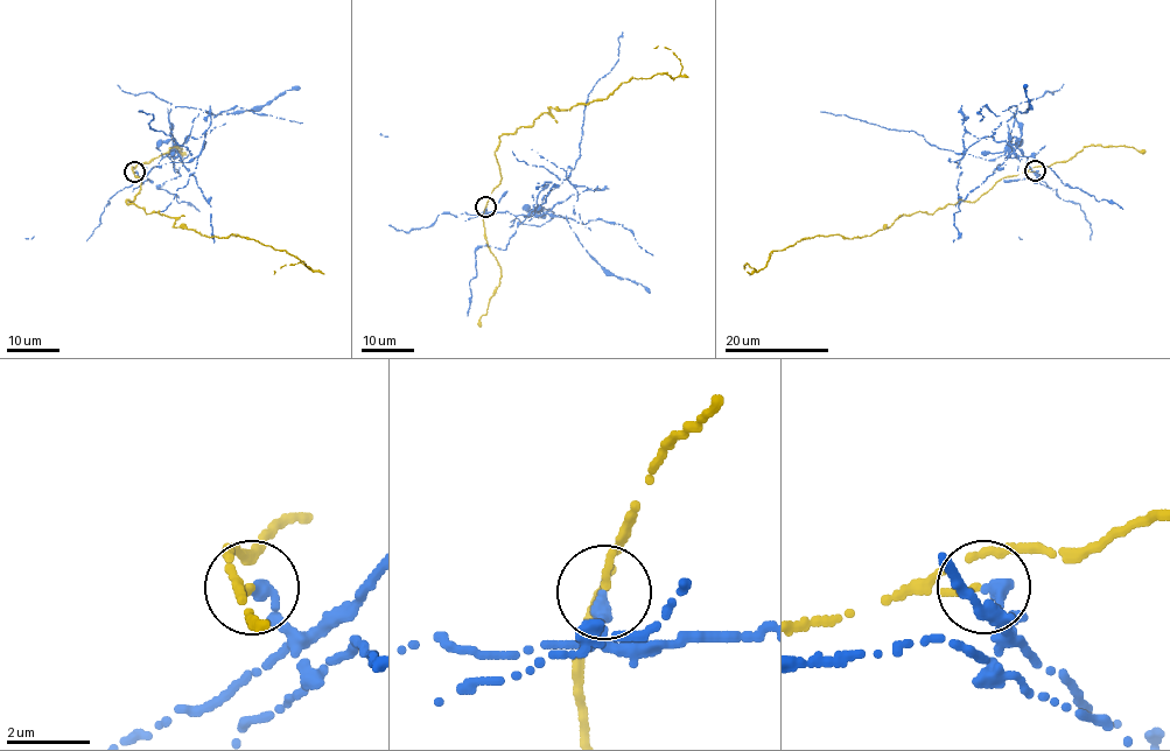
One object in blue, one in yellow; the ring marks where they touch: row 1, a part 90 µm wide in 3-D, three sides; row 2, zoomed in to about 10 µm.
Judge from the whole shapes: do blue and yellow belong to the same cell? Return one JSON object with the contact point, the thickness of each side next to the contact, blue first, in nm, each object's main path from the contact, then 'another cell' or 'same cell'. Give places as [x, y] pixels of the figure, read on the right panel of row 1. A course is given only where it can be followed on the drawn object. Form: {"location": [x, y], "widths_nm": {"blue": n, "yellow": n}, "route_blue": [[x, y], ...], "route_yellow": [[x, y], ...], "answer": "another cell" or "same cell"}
{"location": [1035, 170], "widths_nm": {"blue": 320, "yellow": 150}, "route_blue": [[1035, 170], [1037, 177], [1015, 146], [992, 137], [965, 132], [961, 158], [929, 144], [912, 131], [820, 112]], "route_yellow": [[1034, 170], [869, 236], [803, 238], [770, 251], [762, 269], [747, 262], [750, 275]], "answer": "another cell"}

